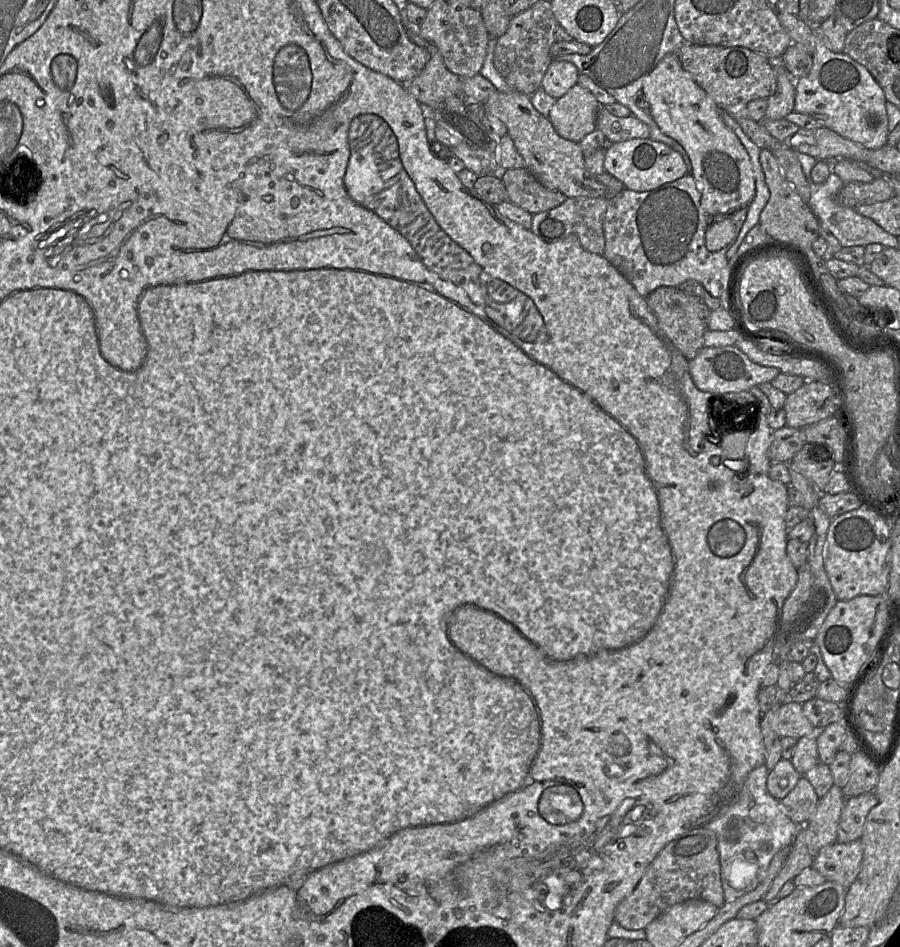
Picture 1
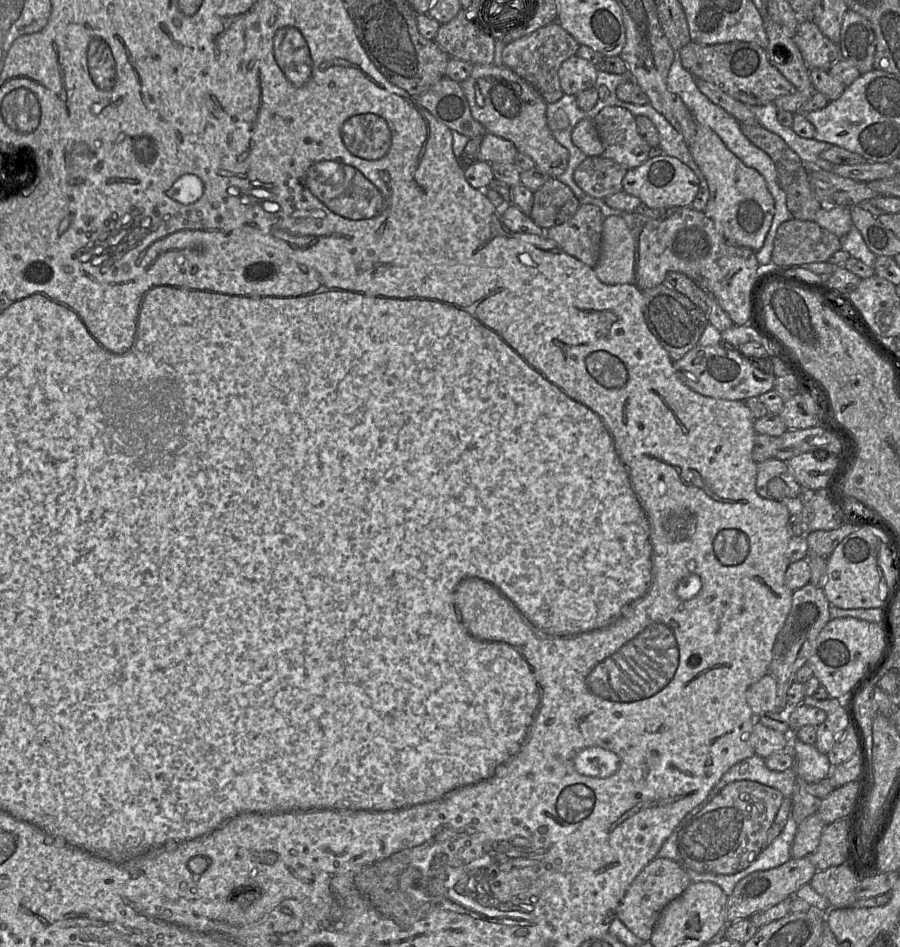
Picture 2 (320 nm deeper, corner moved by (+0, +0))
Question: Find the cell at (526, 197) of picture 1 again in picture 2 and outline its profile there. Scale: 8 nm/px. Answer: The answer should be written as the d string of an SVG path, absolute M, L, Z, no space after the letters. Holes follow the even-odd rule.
M549 178L533 192L530 218L543 230L560 225L571 219L580 206L573 191L556 178Z

